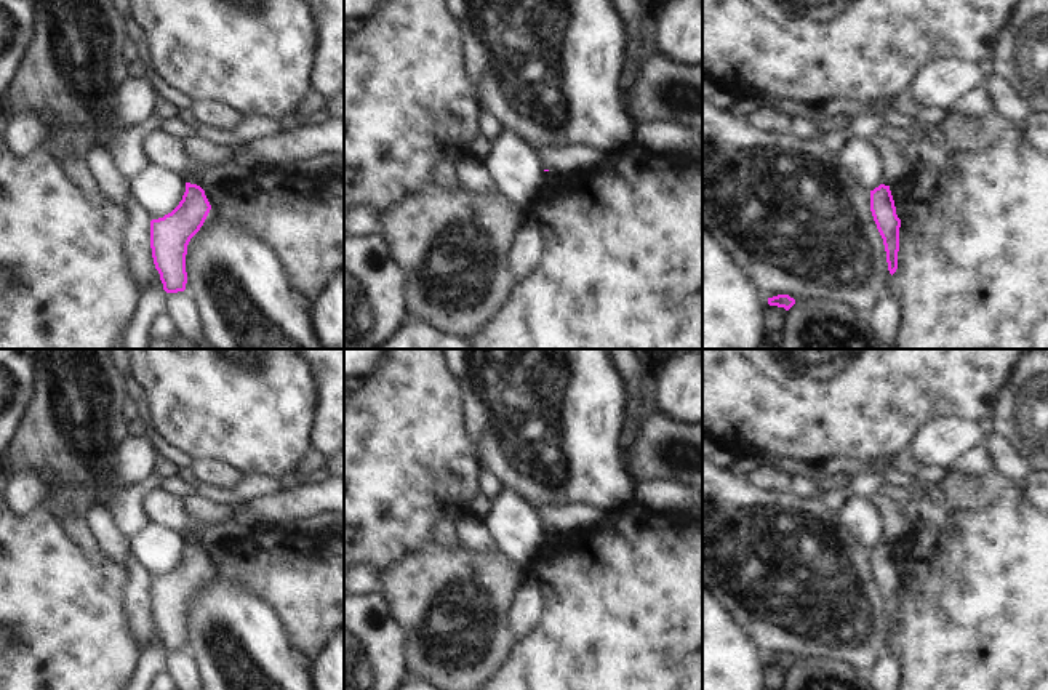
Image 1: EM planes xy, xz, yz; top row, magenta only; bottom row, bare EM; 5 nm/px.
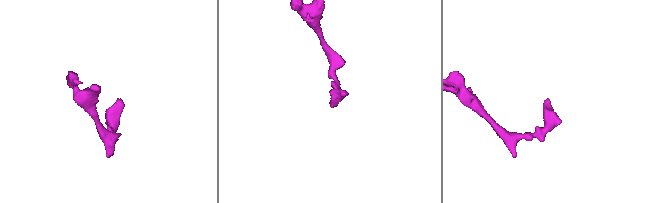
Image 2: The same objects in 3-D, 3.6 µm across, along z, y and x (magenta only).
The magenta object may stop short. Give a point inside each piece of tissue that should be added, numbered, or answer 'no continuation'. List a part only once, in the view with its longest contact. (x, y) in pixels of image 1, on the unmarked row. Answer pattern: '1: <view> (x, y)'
1: yz (895, 524)

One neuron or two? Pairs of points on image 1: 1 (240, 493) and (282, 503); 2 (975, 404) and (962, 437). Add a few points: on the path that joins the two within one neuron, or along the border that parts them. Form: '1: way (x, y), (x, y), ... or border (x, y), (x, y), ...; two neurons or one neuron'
1: border (290, 484), (269, 495), (245, 501), (237, 508); two neurons
2: border (930, 420), (954, 417), (976, 423); two neurons

